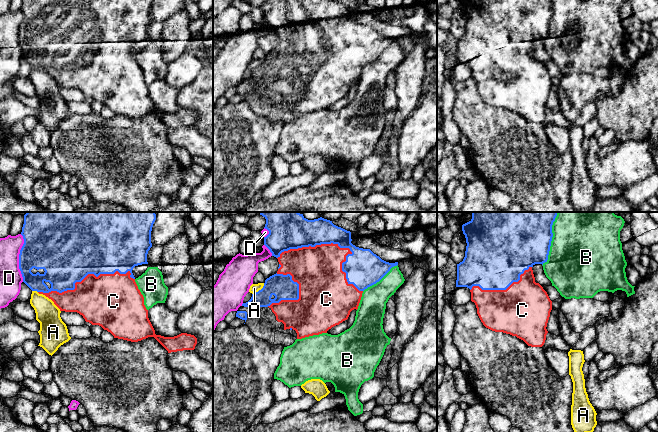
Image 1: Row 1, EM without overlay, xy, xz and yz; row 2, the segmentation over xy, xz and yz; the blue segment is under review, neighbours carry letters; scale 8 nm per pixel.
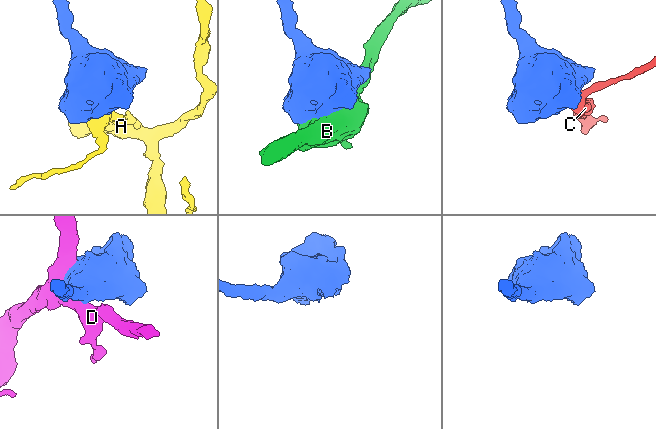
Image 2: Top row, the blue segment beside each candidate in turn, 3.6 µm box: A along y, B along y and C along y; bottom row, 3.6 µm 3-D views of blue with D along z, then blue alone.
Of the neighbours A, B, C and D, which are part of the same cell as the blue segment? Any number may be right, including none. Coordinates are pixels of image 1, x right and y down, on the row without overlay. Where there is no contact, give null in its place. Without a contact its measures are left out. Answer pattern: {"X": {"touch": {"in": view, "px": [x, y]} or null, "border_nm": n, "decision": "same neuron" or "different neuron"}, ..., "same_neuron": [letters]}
{"A": {"touch": {"in": "xz", "px": [259, 66]}, "border_nm": 140, "decision": "different neuron"}, "B": {"touch": {"in": "yz", "px": [550, 21]}, "border_nm": 340, "decision": "different neuron"}, "C": {"touch": {"in": "xz", "px": [337, 19]}, "border_nm": 750, "decision": "same neuron"}, "D": {"touch": {"in": "xy", "px": [19, 34]}, "border_nm": 380, "decision": "different neuron"}, "same_neuron": ["C"]}

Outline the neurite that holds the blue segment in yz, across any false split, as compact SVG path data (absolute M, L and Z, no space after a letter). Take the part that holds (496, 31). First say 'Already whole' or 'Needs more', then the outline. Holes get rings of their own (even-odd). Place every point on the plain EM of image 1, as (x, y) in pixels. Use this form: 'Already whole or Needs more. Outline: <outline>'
Needs more. Outline: M463 0L462 7L466 14L466 27L465 33L462 38L457 40L457 56L456 63L467 63L471 68L471 77L475 79L477 84L477 90L483 99L483 101L495 108L503 108L516 112L523 116L528 122L542 123L546 116L548 109L546 103L552 86L552 77L550 76L547 68L543 63L535 58L532 43L535 40L544 40L548 36L551 17L553 13L552 9L553 0Z

